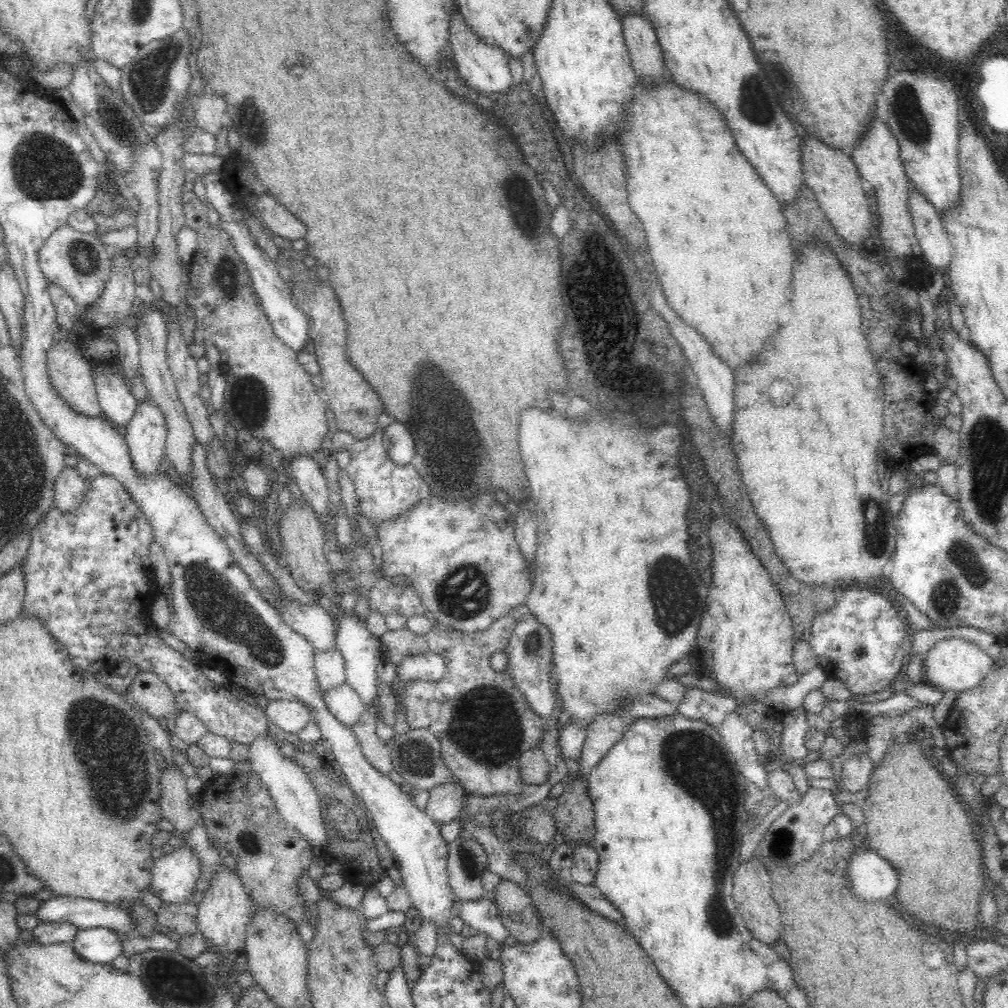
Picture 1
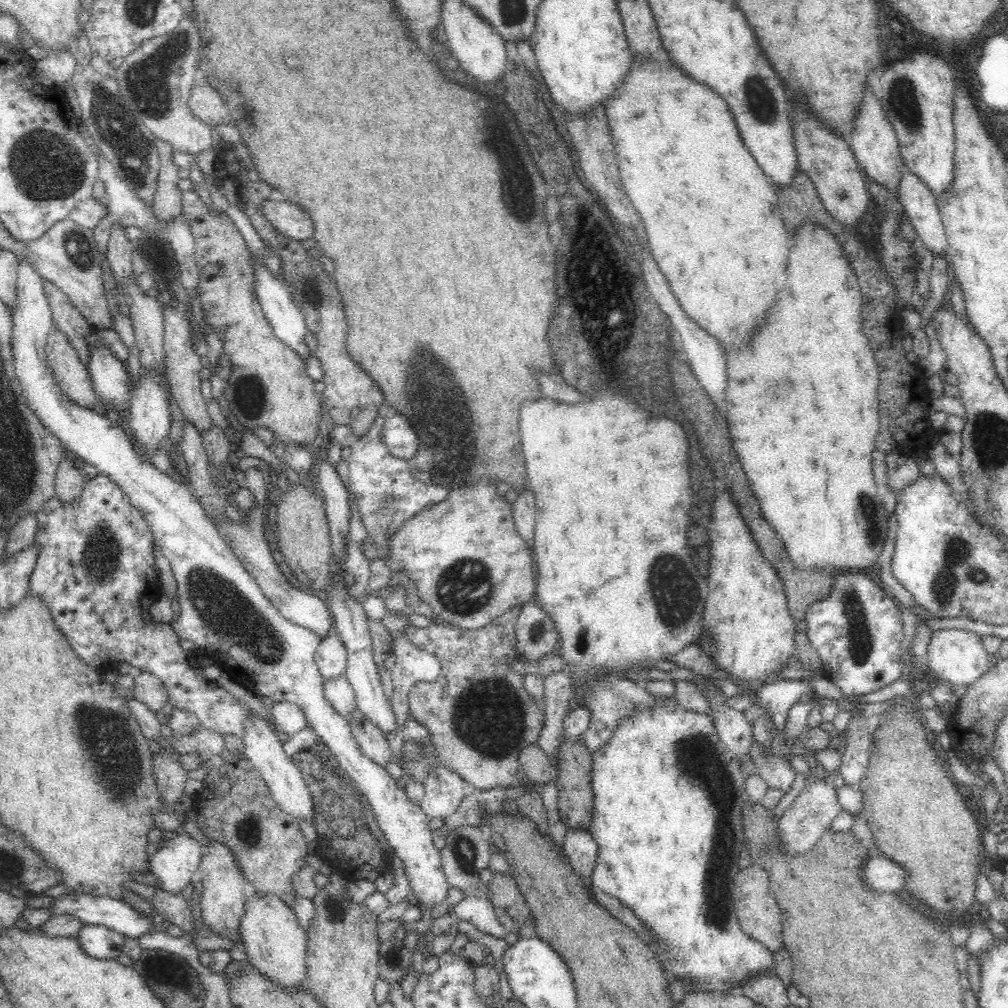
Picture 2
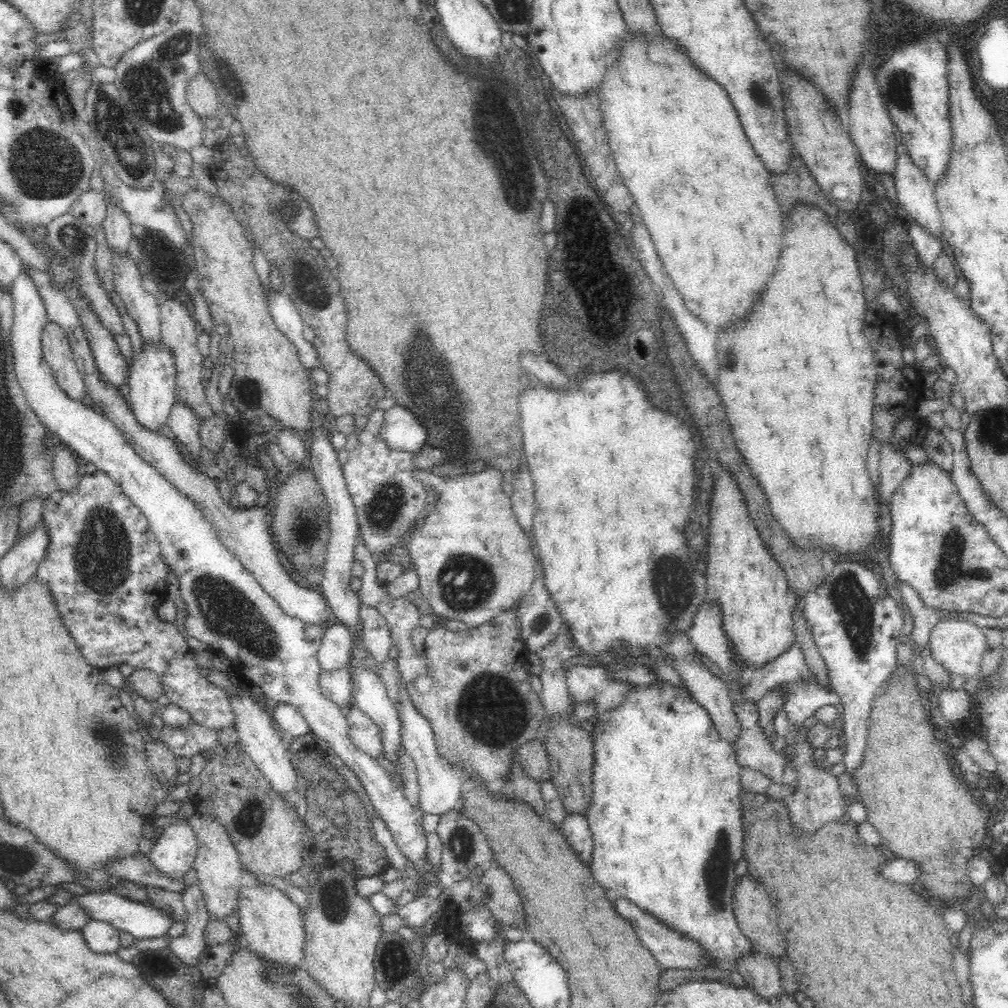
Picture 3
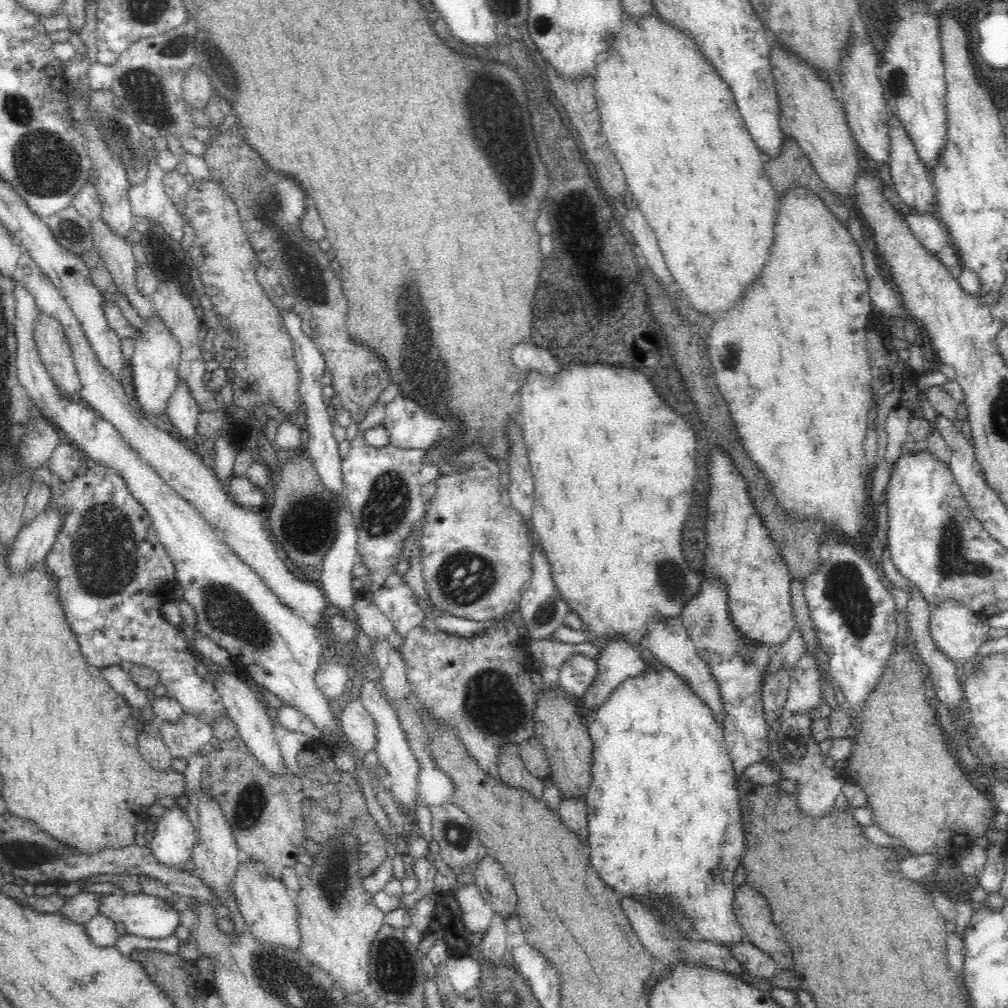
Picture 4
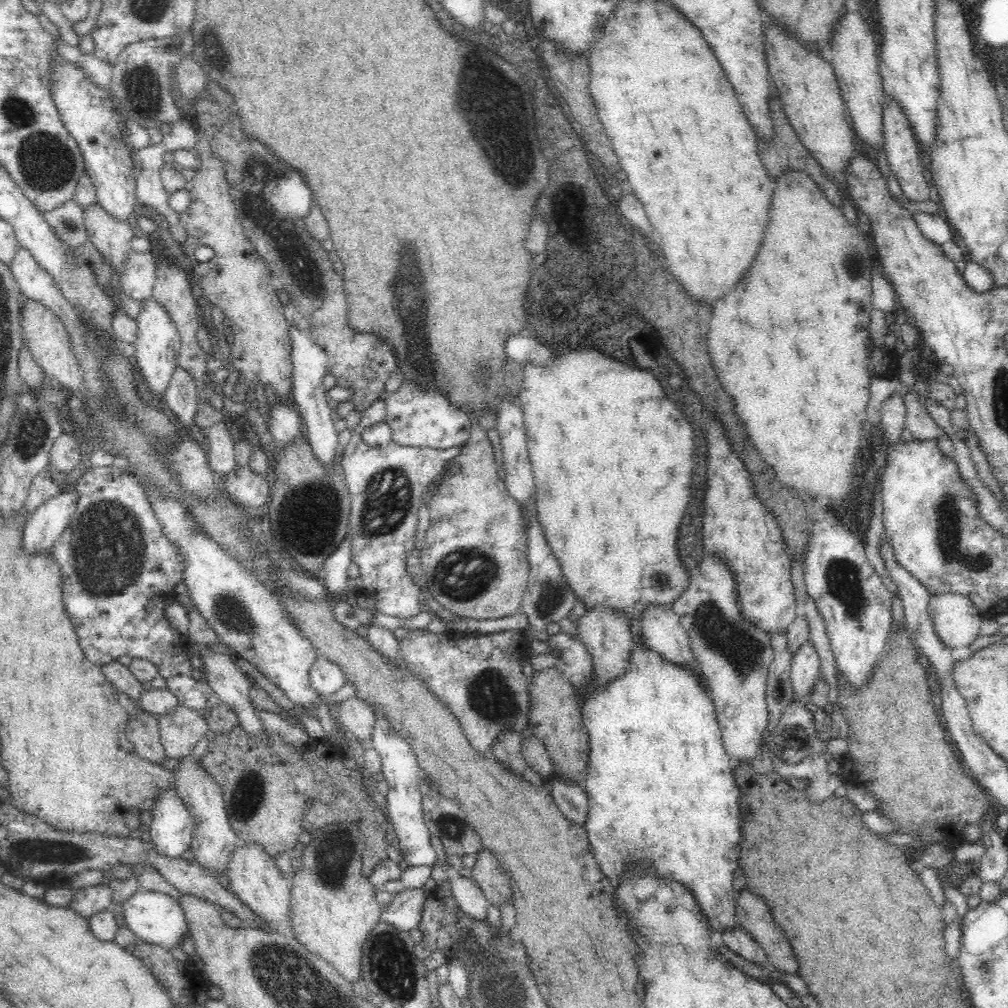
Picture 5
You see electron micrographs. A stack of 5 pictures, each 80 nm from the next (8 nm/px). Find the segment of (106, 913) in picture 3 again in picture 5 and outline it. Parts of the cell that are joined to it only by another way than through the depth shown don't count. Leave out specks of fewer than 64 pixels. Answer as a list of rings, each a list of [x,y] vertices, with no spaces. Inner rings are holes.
[[[138,888],[128,899],[120,902],[126,927],[146,943],[172,948],[180,944],[182,936],[189,934],[182,907],[172,897],[160,892]]]

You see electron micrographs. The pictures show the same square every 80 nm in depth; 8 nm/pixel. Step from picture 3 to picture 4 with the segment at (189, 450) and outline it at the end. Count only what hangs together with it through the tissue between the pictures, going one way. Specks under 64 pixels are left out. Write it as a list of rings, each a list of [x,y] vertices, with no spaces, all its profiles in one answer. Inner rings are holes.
[[[177,383],[176,390],[168,399],[165,410],[171,424],[178,434],[184,438],[191,447],[195,446],[200,409],[196,405],[196,399],[192,397],[186,383]]]

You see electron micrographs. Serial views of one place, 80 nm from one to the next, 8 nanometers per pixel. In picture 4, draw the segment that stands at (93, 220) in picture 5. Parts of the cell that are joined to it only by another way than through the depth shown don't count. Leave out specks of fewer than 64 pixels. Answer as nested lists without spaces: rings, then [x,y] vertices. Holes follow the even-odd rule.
[[[101,219],[90,224],[94,247],[112,275],[117,291],[128,300],[142,322],[149,321],[156,315],[155,305],[152,296],[142,295],[136,286],[137,262],[128,240],[115,234]]]

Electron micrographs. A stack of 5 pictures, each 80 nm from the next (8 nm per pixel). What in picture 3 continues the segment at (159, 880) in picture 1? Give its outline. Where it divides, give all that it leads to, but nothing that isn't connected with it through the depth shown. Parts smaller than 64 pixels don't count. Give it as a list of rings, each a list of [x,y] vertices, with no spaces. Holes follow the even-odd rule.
[[[180,821],[163,829],[164,834],[153,841],[148,854],[156,871],[168,879],[182,881],[190,871],[197,857],[196,833],[187,821]]]

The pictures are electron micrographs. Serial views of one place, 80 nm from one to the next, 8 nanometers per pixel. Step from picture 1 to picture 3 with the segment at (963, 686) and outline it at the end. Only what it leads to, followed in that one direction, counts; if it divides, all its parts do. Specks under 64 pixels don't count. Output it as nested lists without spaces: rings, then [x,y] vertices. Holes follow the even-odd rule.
[[[946,618],[939,620],[933,627],[929,638],[929,650],[932,659],[940,664],[944,671],[948,671],[950,678],[960,677],[960,680],[968,680],[976,678],[981,671],[984,653],[988,651],[987,642],[985,640],[984,628],[978,627],[976,624],[966,620],[954,620],[954,618]]]

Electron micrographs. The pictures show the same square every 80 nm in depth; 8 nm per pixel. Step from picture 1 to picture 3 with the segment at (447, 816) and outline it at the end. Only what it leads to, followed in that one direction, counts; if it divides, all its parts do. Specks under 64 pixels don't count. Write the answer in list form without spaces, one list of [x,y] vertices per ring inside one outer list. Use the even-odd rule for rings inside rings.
[[[386,660],[382,670],[378,672],[381,681],[385,684],[389,700],[394,703],[396,711],[400,713],[401,741],[408,755],[412,756],[418,768],[418,782],[420,786],[418,807],[424,814],[446,814],[457,808],[460,804],[461,794],[466,777],[446,764],[436,750],[434,733],[430,723],[417,714],[417,710],[410,701],[407,688],[400,685],[399,672],[397,672],[397,660]]]

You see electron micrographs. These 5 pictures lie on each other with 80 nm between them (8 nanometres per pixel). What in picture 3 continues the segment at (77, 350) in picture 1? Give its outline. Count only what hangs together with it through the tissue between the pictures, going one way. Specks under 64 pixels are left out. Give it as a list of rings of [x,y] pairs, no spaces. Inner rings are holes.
[[[50,321],[44,327],[41,343],[44,358],[60,388],[72,400],[91,404],[87,399],[87,385],[75,363],[70,341],[60,326]]]

